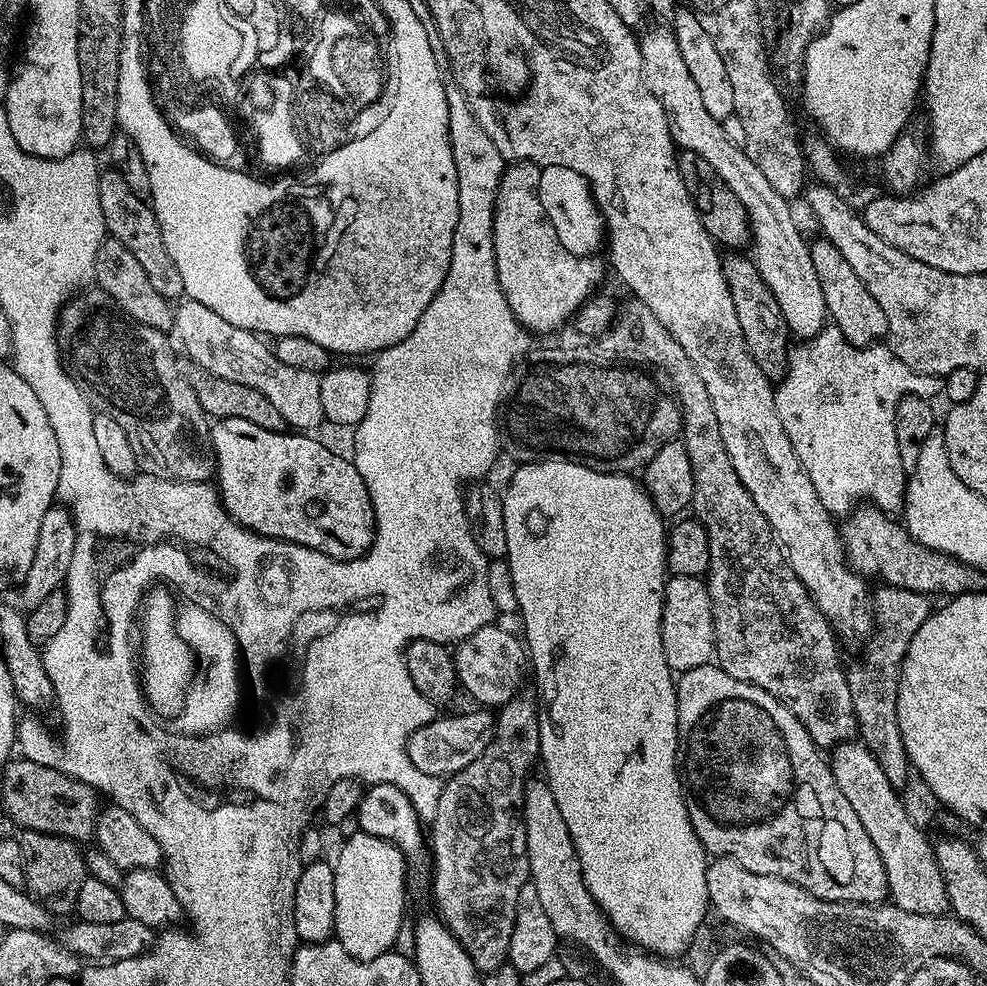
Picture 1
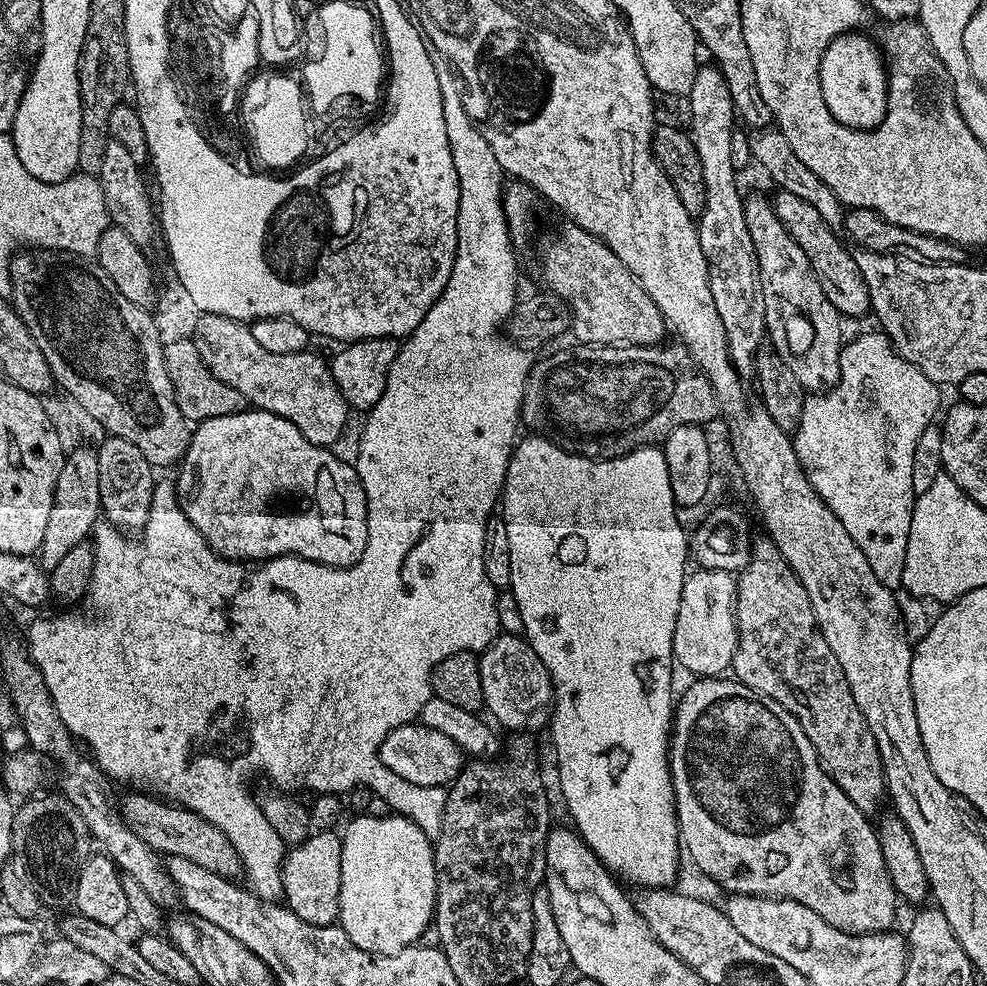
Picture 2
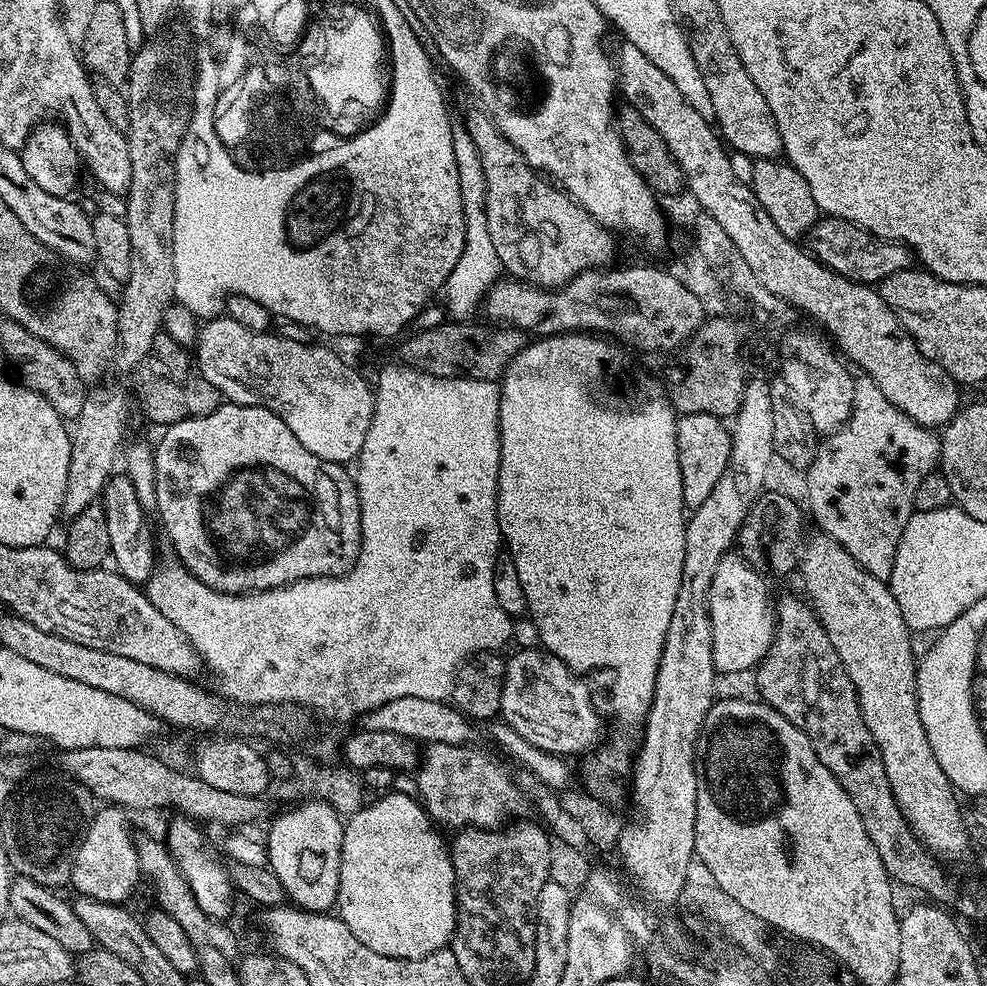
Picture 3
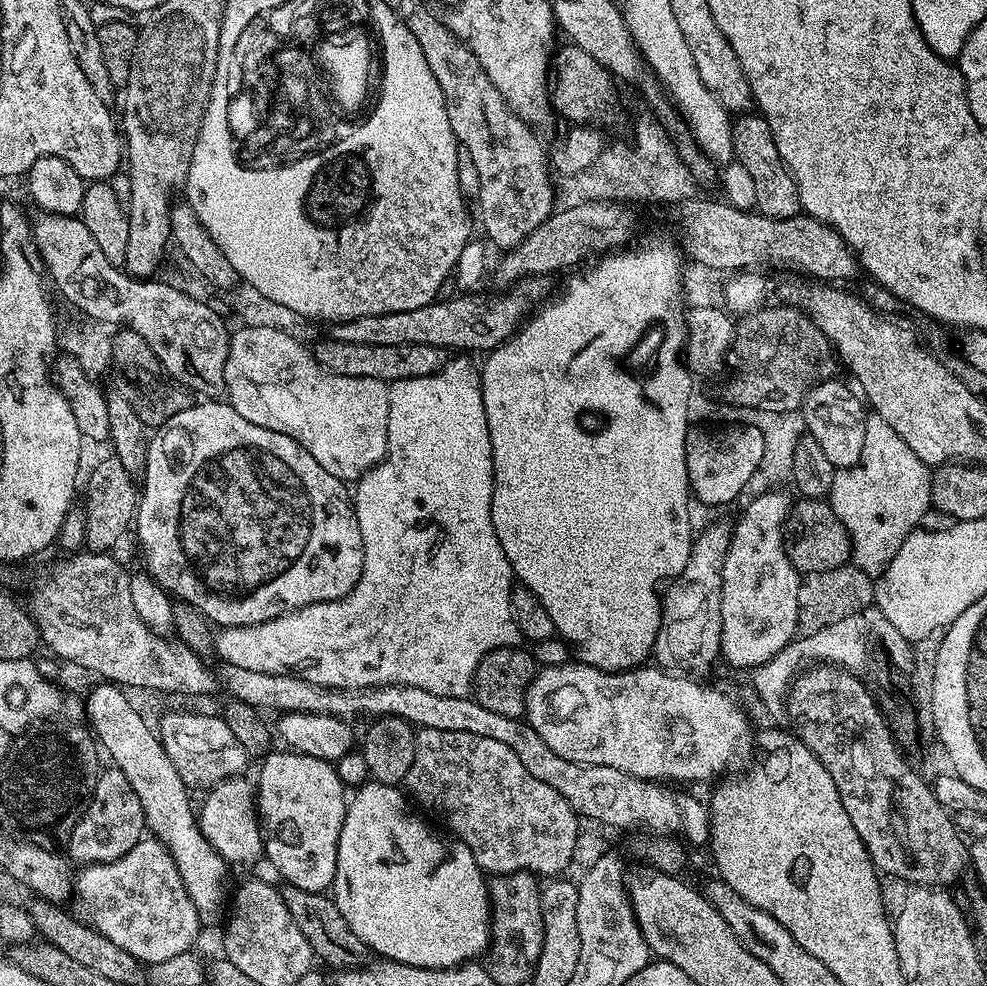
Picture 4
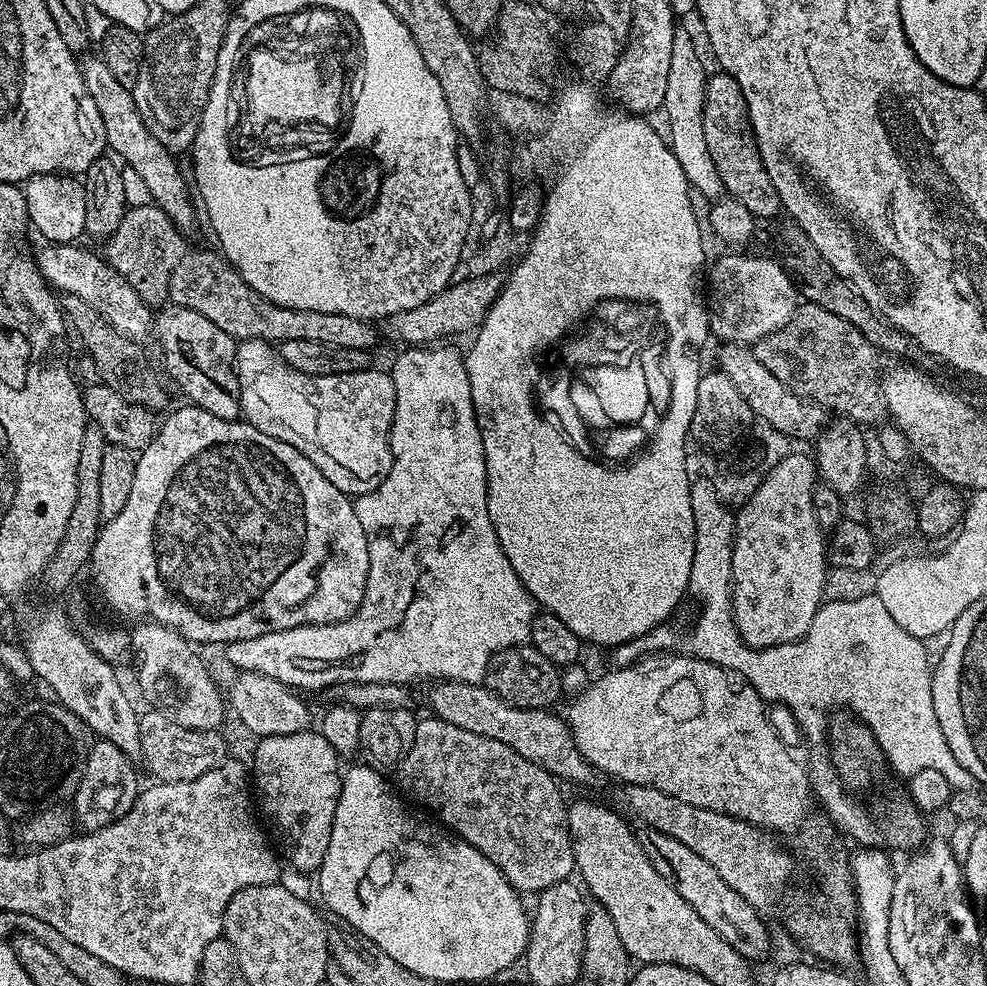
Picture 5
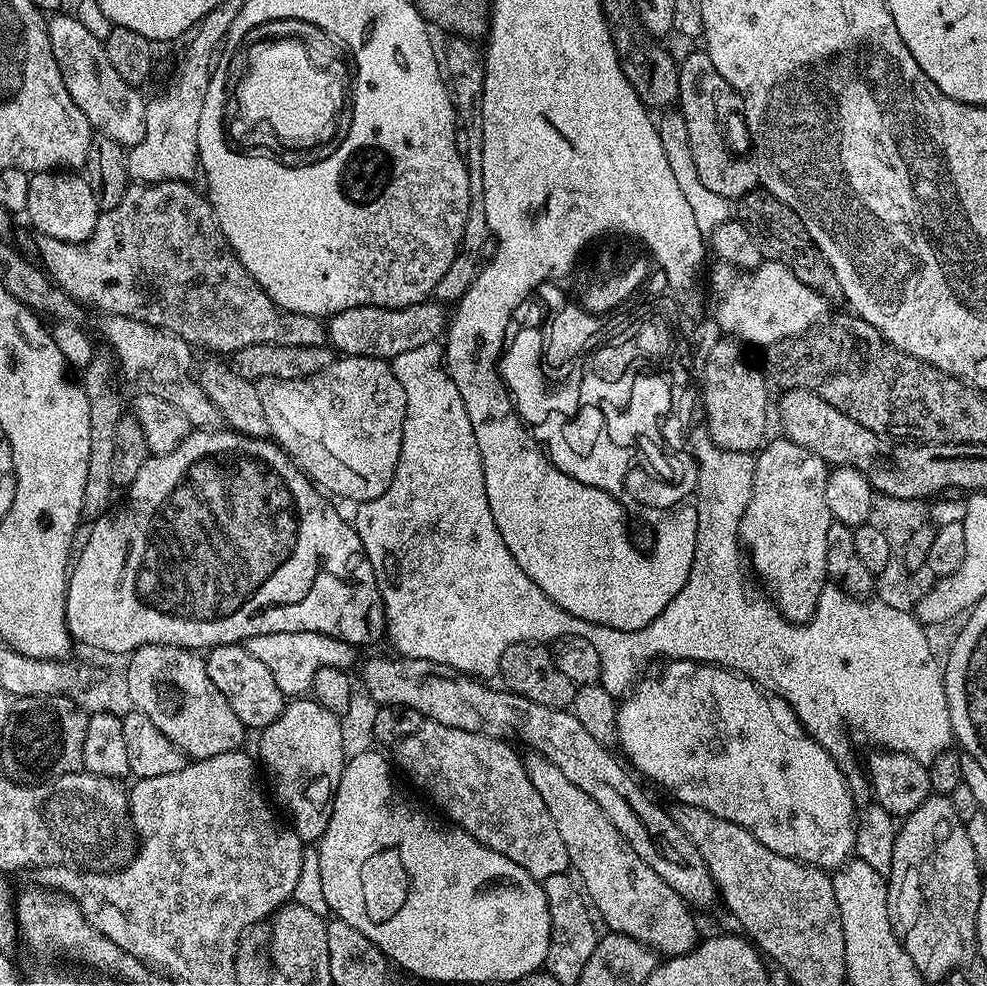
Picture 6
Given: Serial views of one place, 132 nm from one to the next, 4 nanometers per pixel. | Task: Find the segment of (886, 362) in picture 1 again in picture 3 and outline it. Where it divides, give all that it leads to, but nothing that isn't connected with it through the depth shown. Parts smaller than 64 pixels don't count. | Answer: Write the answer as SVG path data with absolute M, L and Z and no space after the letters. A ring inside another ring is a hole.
M861 375L854 383L852 413L845 424L829 432L816 445L814 462L806 470L808 476L807 511L816 519L823 535L834 538L874 578L887 582L890 570L894 570L894 554L898 550L898 538L906 530L906 522L914 511L914 494L918 482L926 474L937 471L940 462L940 436L931 428L914 422L890 398L878 390L870 377Z

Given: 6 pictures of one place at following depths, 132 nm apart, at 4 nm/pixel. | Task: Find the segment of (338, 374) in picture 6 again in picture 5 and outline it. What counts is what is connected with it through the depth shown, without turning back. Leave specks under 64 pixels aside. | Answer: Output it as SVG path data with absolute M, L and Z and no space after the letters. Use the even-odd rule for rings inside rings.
M241 340L236 346L236 373L240 387L240 410L243 419L262 434L278 438L294 450L306 454L338 490L353 498L370 494L390 474L392 447L390 434L394 422L394 382L387 371L355 372L345 376L302 374L281 359L279 351L267 340Z

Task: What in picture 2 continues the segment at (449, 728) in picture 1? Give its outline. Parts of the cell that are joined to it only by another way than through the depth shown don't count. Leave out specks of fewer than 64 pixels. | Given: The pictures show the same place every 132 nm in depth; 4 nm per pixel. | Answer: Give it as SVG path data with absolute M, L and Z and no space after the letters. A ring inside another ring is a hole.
M419 722L403 724L390 730L380 747L379 758L386 770L394 770L398 778L406 778L406 782L423 788L444 788L451 785L466 766L465 752L451 738L446 738L446 734L438 734L438 730L430 730L430 726Z

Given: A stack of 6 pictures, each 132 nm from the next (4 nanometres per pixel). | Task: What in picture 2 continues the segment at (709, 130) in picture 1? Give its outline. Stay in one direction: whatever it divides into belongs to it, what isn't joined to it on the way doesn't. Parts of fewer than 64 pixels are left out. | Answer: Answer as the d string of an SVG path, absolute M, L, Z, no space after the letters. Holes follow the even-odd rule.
M766 195L748 196L744 201L746 230L750 230L750 242L754 242L754 254L758 258L760 298L764 302L764 327L771 351L777 352L790 366L794 378L809 393L819 394L835 388L840 377L840 323L842 317L826 298L818 278L798 242L790 238L786 226L778 222L772 209L772 201Z

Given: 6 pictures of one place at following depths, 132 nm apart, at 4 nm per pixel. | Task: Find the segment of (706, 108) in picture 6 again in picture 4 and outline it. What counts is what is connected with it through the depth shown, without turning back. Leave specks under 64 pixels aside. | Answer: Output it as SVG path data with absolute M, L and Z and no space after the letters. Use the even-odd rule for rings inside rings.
M740 114L735 117L732 125L732 150L735 163L746 166L746 171L754 181L755 211L759 215L773 216L775 220L781 220L801 211L798 186L789 174L788 167L782 162L778 146L774 146L774 134L770 134L770 126L763 116Z

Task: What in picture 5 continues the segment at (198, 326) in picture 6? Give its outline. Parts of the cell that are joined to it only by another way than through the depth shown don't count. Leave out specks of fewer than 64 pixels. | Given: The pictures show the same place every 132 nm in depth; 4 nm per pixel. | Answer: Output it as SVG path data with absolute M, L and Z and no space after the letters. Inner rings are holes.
M155 202L146 206L138 206L137 208L128 208L124 213L122 222L118 222L118 230L114 230L114 234L108 237L103 245L102 255L108 261L108 265L114 270L118 270L118 274L122 274L126 278L126 282L130 282L130 286L134 286L134 290L138 290L138 294L147 302L149 306L175 306L178 308L189 308L198 314L202 314L206 318L210 318L210 322L214 322L214 326L218 326L221 330L226 330L226 334L230 334L238 342L241 340L267 340L269 342L279 342L281 340L293 340L294 338L302 338L305 342L322 342L322 346L346 346L346 350L372 350L375 349L376 332L369 321L362 318L350 318L350 314L322 314L322 310L294 310L286 306L278 306L274 302L270 302L266 298L262 298L262 294L258 294L258 290L254 290L248 283L240 277L239 272L224 259L219 251L211 252L208 248L199 248L196 244L188 241L189 237L177 228L176 223L156 205Z

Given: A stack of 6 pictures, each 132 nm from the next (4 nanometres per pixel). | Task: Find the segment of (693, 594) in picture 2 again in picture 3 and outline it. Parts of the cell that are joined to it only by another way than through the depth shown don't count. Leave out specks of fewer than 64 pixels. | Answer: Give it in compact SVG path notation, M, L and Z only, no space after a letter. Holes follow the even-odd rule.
M729 554L718 562L718 570L714 570L714 582L710 582L708 595L708 613L712 623L712 658L717 673L744 672L755 669L756 665L770 650L772 639L776 636L776 610L774 596L768 593L768 584L763 575L755 572L752 565L745 562L739 554Z

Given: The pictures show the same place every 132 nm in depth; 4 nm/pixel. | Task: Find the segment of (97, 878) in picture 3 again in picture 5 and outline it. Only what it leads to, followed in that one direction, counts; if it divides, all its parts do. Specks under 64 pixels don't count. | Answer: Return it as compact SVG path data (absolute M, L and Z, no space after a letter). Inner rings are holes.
M103 738L97 739L88 751L88 761L80 779L76 795L70 801L74 820L81 824L85 833L97 832L100 828L122 818L134 806L137 796L142 791L142 784L136 781L136 772L132 769L133 761L114 742Z

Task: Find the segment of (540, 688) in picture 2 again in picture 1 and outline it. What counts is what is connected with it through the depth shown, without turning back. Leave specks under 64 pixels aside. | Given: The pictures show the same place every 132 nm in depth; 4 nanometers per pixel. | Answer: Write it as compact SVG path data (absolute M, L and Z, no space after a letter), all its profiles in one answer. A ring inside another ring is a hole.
M493 622L482 626L474 634L459 641L454 648L456 679L459 687L464 688L477 700L480 706L499 706L510 702L521 691L520 683L526 672L526 648L521 637Z

